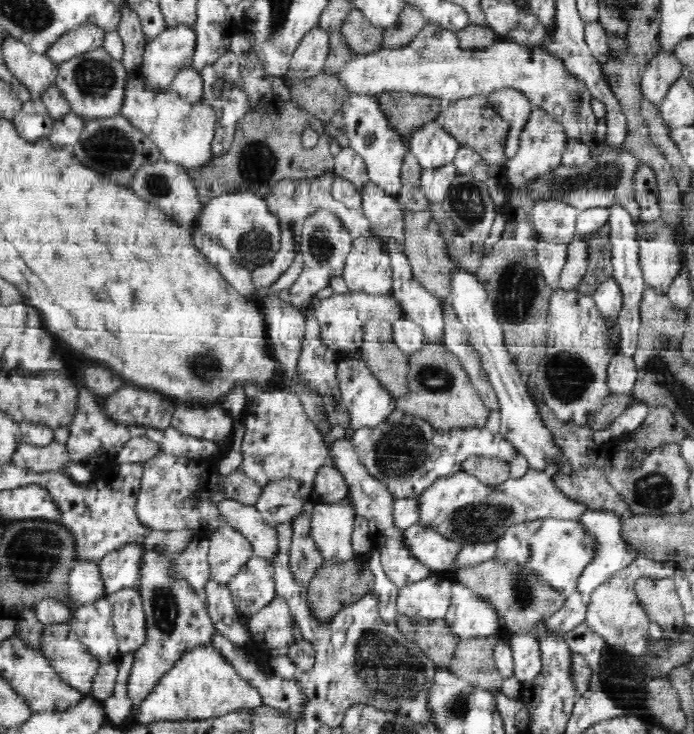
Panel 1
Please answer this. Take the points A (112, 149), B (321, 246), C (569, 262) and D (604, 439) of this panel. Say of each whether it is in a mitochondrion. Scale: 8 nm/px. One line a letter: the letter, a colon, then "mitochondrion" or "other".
A: mitochondrion
B: mitochondrion
C: other
D: other

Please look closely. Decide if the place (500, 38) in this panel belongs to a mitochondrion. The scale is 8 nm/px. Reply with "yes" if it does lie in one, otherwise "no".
no

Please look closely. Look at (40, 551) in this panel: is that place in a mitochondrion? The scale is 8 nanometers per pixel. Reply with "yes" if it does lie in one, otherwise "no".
yes

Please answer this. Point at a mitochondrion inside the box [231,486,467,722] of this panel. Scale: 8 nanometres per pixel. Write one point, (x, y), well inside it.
(389, 669)

